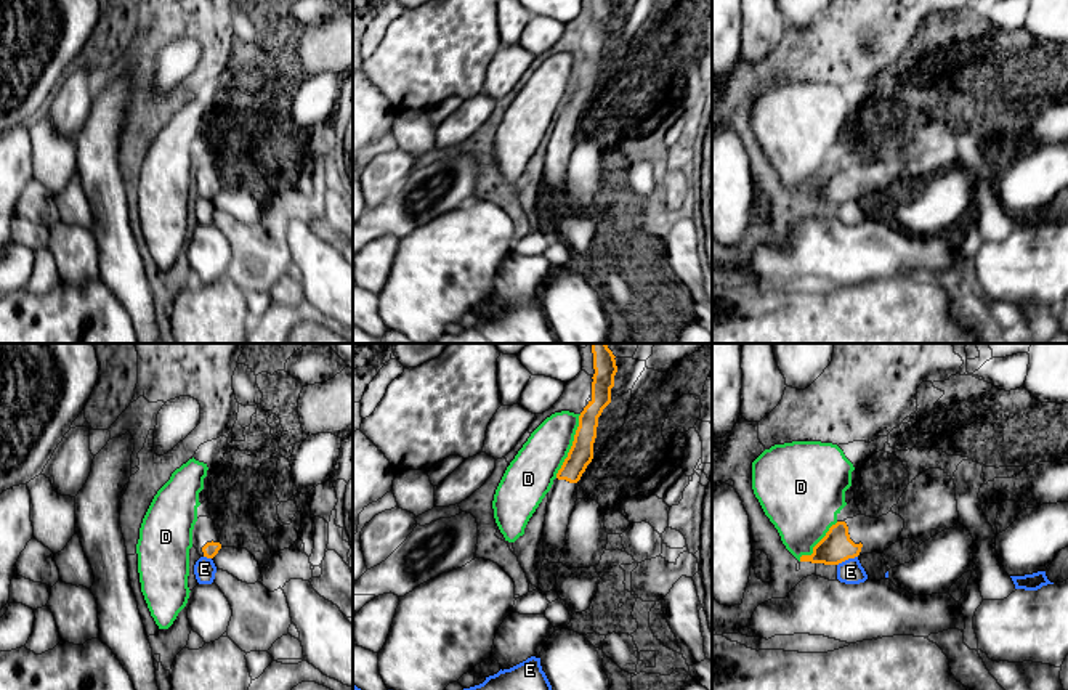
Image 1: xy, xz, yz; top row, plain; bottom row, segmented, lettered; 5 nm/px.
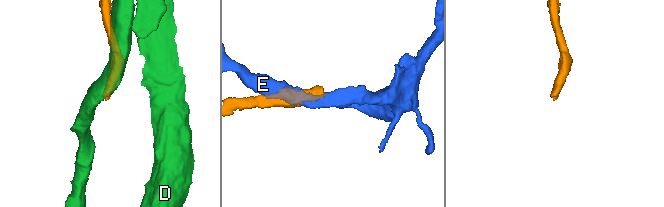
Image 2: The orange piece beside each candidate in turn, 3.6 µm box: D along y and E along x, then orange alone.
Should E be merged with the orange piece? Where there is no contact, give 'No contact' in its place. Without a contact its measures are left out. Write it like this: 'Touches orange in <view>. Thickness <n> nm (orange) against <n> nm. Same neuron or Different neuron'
Touches orange in yz. Thickness 160 nm (orange) against 130 nm. Different neuron

